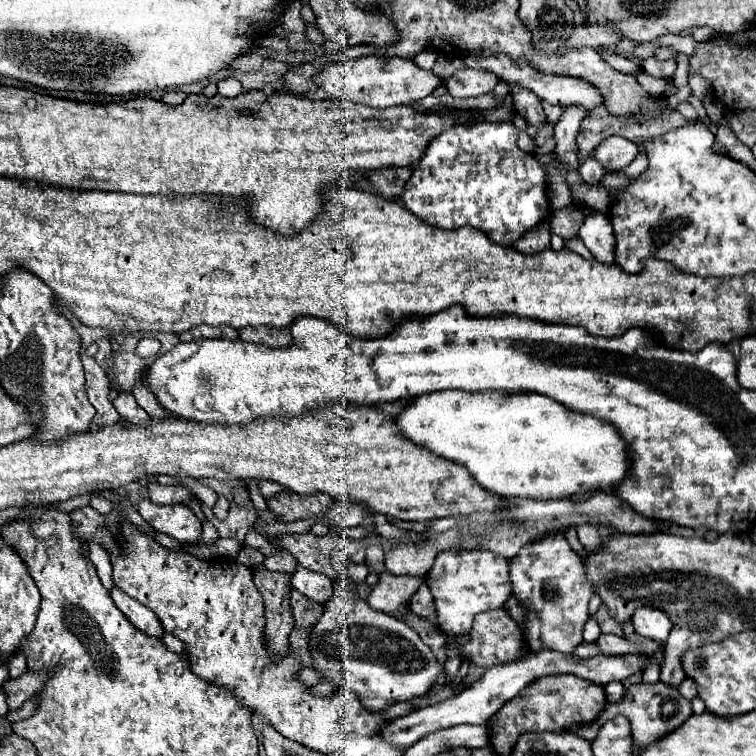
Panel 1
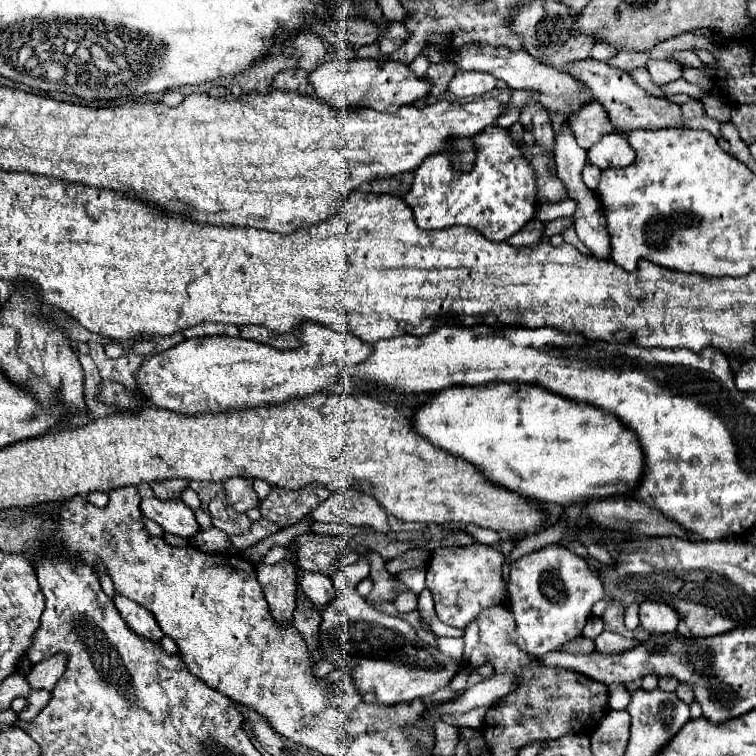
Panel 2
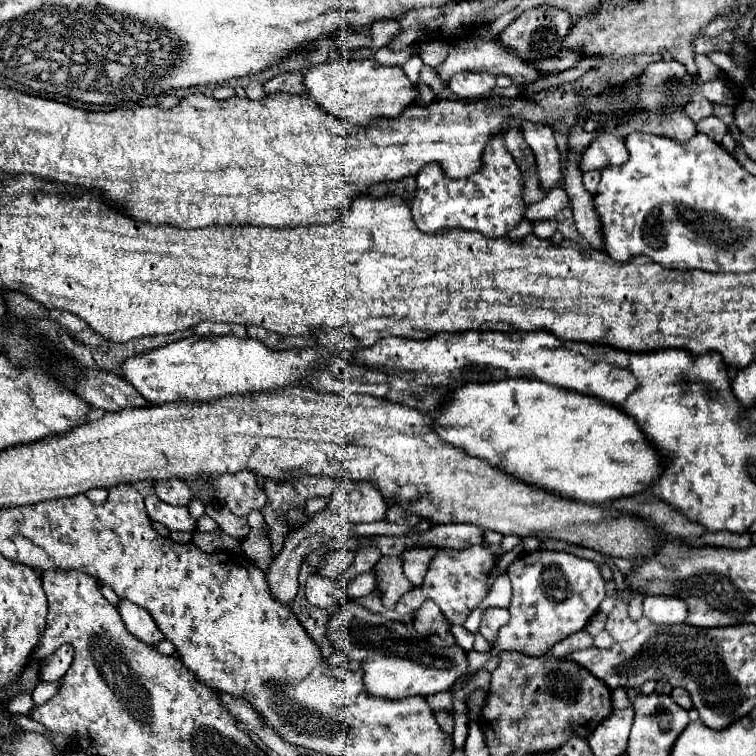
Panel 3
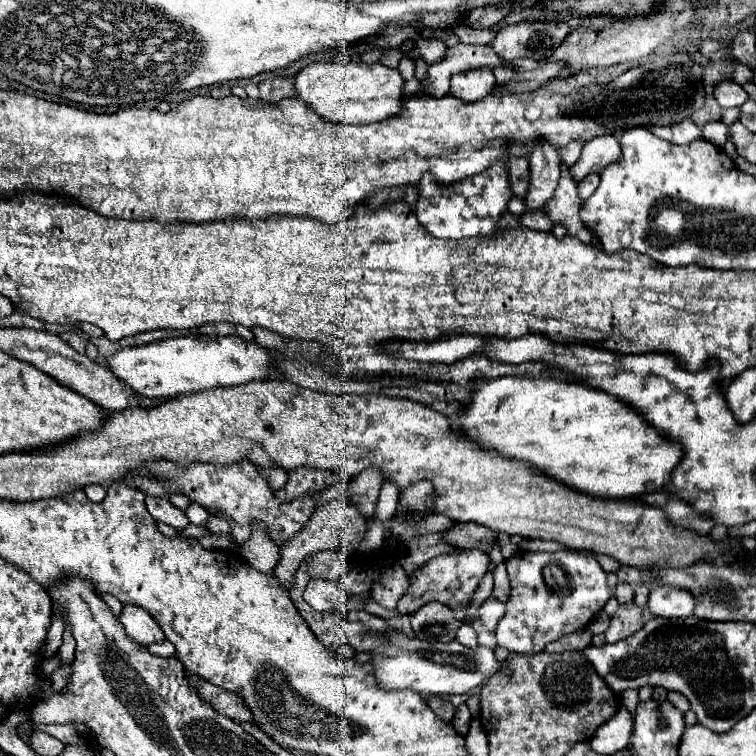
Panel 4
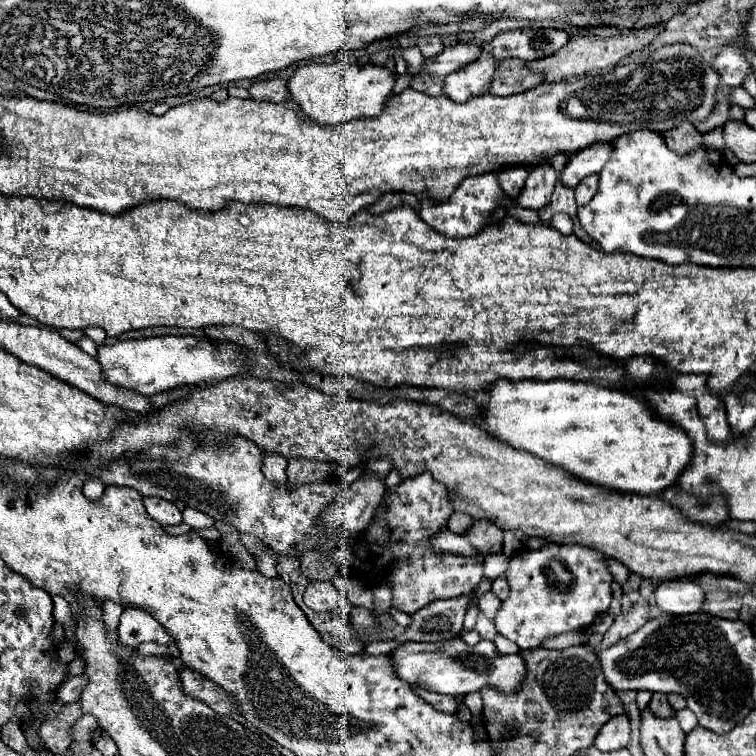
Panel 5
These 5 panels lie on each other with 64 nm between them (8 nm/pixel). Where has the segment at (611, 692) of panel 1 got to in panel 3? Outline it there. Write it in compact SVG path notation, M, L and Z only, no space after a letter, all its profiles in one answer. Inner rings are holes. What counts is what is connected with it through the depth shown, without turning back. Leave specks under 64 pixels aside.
M622 687L614 688L612 690L612 706L614 709L623 709L628 707L630 704L627 690Z

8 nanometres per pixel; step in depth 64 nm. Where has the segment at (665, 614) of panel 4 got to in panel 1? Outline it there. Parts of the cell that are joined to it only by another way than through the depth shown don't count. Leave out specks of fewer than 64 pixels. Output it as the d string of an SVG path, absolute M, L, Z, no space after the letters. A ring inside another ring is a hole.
M638 608L632 616L632 626L638 636L654 640L658 644L664 644L668 640L668 632L672 628L668 616L654 608Z

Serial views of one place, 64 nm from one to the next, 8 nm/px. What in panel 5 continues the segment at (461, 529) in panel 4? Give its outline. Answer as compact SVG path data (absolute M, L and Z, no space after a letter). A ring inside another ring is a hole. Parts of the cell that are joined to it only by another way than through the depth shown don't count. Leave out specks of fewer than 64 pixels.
M488 520L474 522L460 536L466 538L476 548L478 554L498 554L498 552L502 552L502 538L504 538L504 534L494 524L488 524Z

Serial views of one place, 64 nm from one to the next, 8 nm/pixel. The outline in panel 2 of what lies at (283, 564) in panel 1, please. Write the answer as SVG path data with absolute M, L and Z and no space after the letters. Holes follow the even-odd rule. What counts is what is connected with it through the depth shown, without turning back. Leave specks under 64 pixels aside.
M274 546L266 556L263 558L265 564L273 565L279 563L281 560L288 559L288 549L285 547Z

